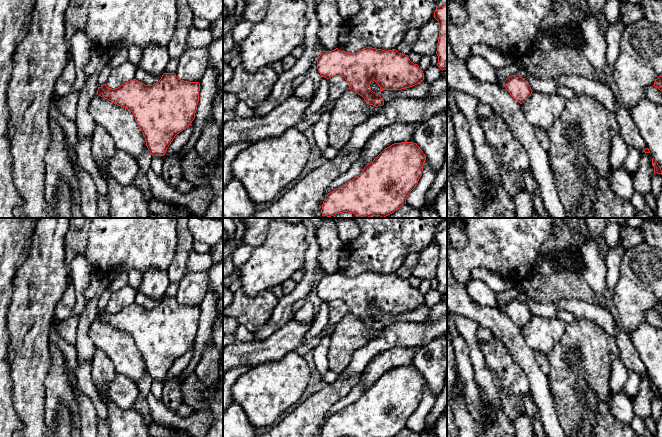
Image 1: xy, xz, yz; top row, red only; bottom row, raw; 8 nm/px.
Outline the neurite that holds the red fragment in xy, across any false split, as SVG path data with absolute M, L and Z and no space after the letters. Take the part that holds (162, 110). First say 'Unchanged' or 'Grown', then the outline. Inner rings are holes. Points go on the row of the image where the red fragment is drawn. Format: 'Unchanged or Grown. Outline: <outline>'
Unchanged. Outline: M164 73L153 85L133 79L112 89L106 84L98 87L97 94L131 111L141 129L146 146L153 156L164 156L177 134L189 127L195 118L199 102L199 82L179 79L175 73Z

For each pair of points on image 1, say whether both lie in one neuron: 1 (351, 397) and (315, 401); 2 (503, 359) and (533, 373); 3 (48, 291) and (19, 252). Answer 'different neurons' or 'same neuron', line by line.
1: different neurons
2: different neurons
3: different neurons

